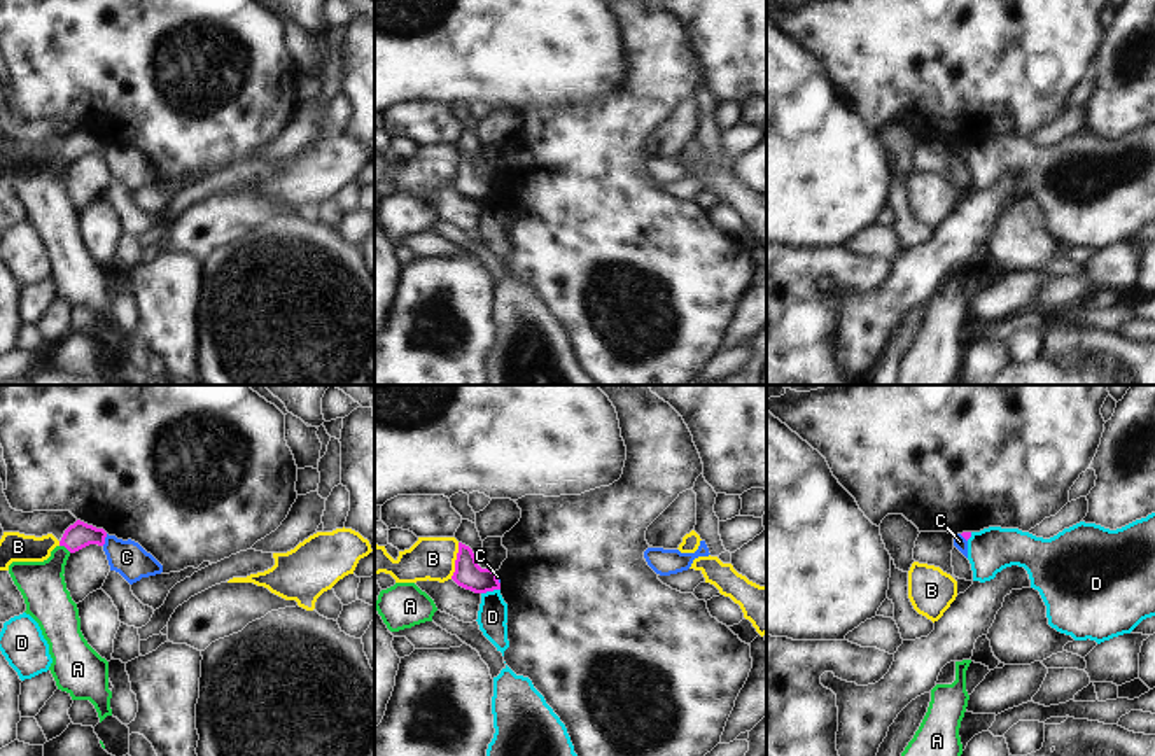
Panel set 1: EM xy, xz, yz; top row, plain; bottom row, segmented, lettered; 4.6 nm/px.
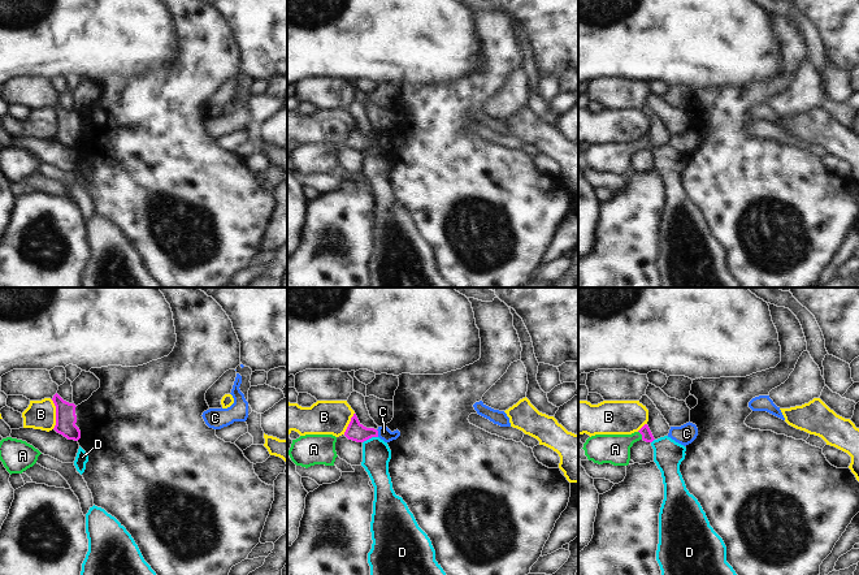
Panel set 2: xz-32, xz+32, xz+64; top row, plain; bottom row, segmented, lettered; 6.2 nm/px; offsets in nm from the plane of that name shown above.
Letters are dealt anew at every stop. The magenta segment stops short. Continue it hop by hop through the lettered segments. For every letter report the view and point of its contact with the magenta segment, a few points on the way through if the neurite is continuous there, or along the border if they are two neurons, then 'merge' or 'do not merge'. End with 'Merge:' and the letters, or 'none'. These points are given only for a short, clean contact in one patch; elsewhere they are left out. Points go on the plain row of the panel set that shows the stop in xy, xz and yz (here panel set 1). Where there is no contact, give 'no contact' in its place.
A: xy (65, 154) | across xy (77, 144), (65, 154), (42, 193) | merge
B: xz (455, 168) | along xz (459, 151), (455, 177), (450, 186) | do not merge
C: xy (104, 147) | along xy (107, 142), (102, 153) | do not merge
D: xz (490, 198) | along xz (499, 196), (482, 202) | do not merge
Merge: A

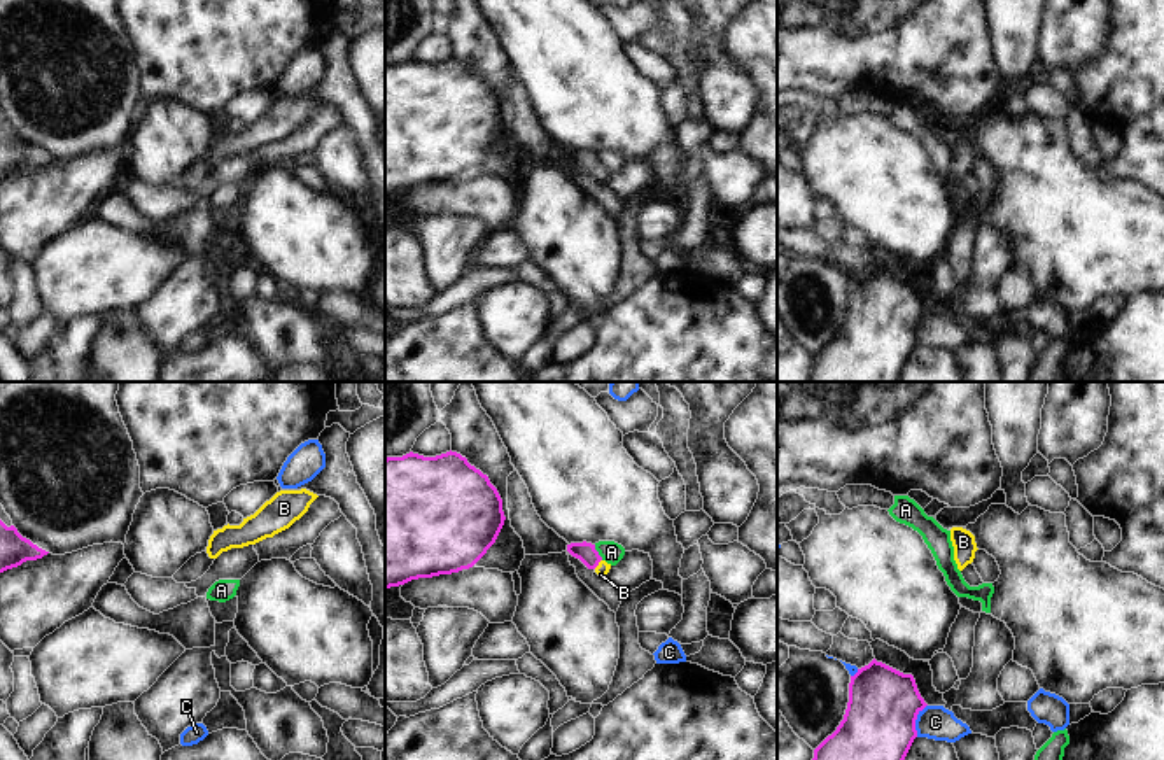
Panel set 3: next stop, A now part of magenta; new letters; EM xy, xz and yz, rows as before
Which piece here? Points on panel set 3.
A: xz (597, 160) | do not merge
B: xz (597, 172) | across xz (585, 160), (597, 172), (603, 175) | merge
C: yz (916, 326) | along yz (926, 312), (918, 323), (916, 344) | do not merge
Merge: B

